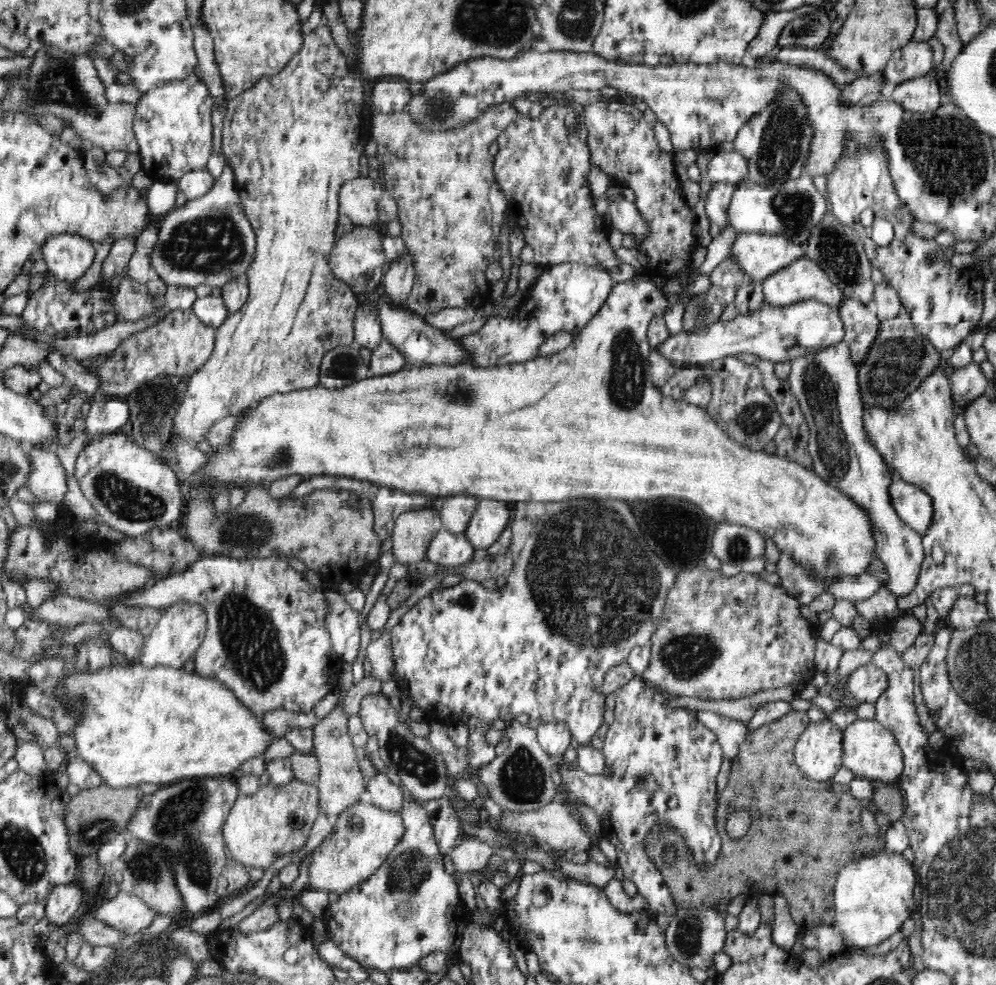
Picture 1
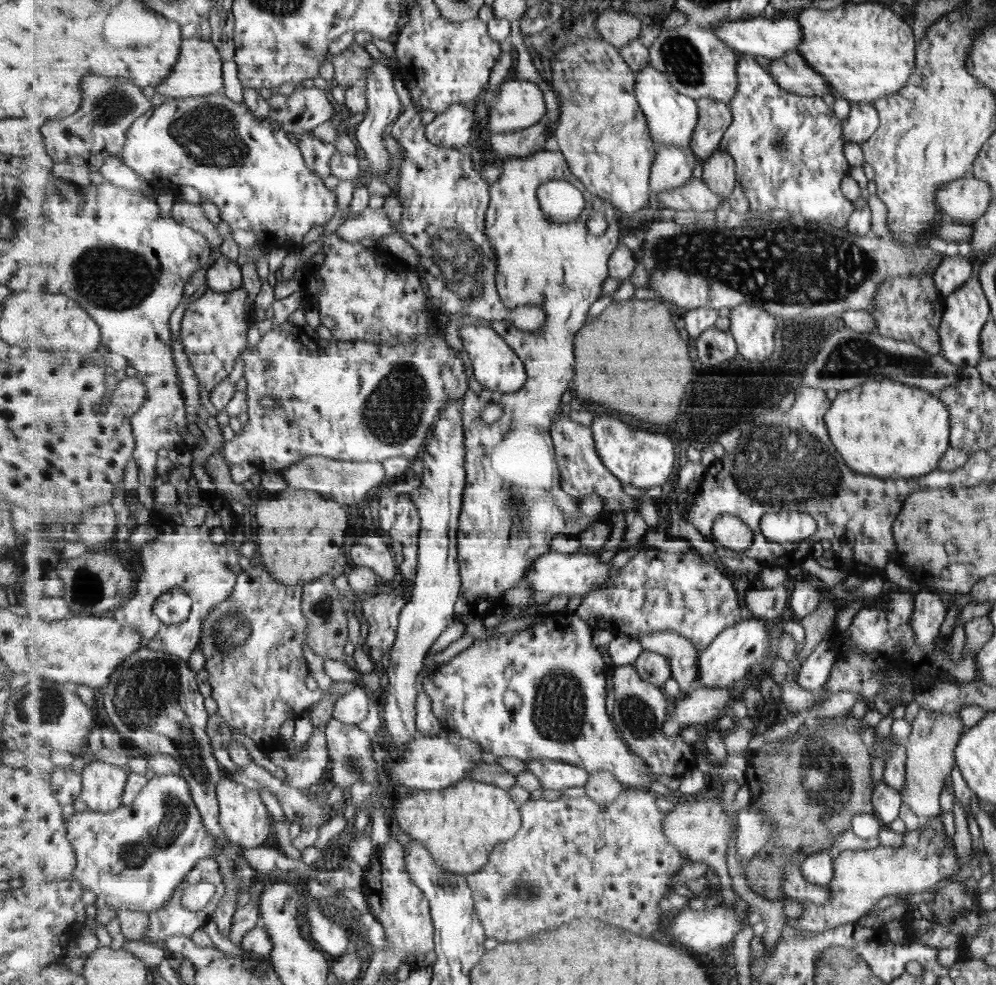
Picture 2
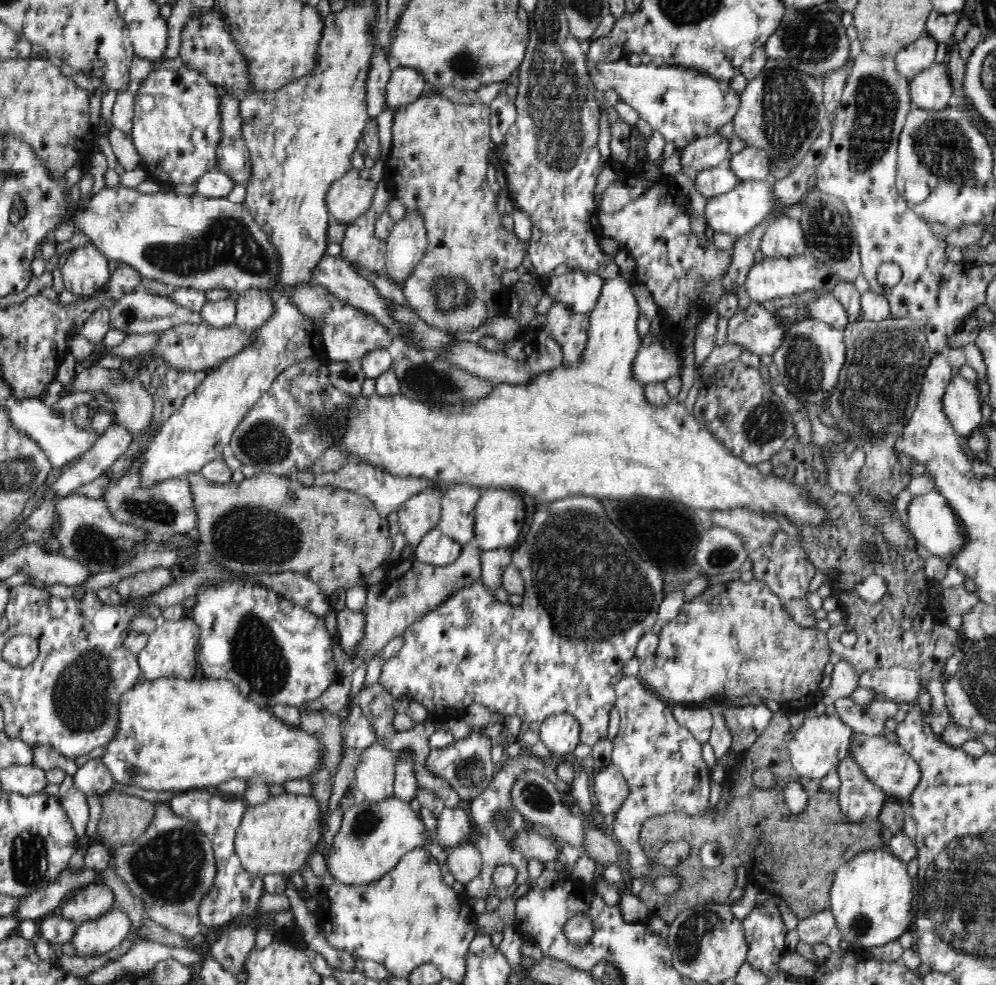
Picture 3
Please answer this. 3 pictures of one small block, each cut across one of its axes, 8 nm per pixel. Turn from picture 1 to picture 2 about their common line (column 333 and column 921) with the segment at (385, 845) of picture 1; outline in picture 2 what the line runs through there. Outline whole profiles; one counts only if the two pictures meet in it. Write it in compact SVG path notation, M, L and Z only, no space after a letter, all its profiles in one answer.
M932 819L927 823L921 824L921 828L916 831L905 832L903 837L903 844L899 847L878 846L873 850L853 850L839 851L839 854L833 859L833 880L831 886L831 900L827 904L813 904L813 902L803 902L803 916L801 918L786 918L784 925L789 923L797 929L805 929L809 933L823 933L827 929L835 929L839 925L845 923L855 923L866 916L869 910L873 910L873 906L877 904L877 900L881 900L883 896L900 895L900 894L917 894L925 892L929 887L935 885L937 882L946 881L948 877L959 871L963 865L960 857L971 860L974 856L972 846L969 856L960 854L957 848L953 848L949 844L946 836L943 834L943 829L939 821Z

